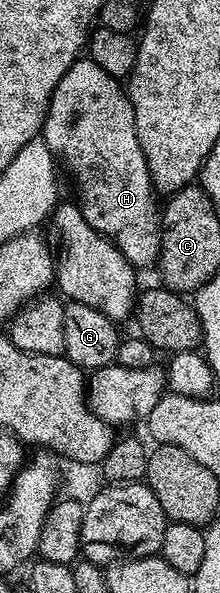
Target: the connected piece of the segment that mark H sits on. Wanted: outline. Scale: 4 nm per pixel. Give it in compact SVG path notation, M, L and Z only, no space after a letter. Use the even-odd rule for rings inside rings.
M87 56L77 58L76 63L66 72L66 76L58 80L58 88L54 88L50 96L42 137L52 155L63 165L64 162L68 165L68 170L76 181L77 196L75 197L78 199L82 216L86 216L86 224L90 224L90 228L94 228L104 237L111 238L131 266L155 267L160 257L162 210L158 202L156 206L158 191L152 185L150 168L142 152L142 144L138 144L134 108L132 101L128 99L125 83L110 76L110 72L106 72L103 68L98 68L98 64L94 64L91 58Z

